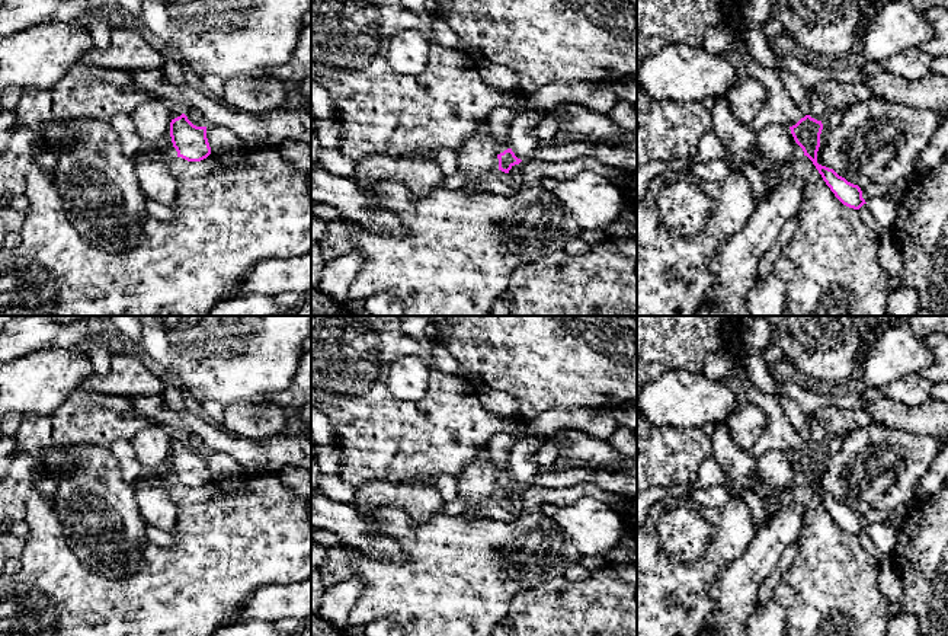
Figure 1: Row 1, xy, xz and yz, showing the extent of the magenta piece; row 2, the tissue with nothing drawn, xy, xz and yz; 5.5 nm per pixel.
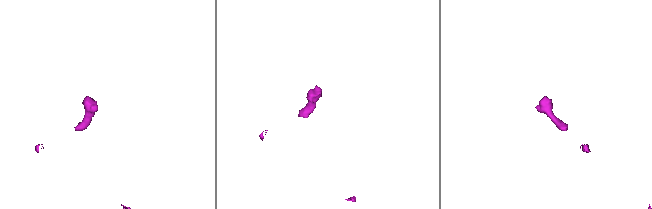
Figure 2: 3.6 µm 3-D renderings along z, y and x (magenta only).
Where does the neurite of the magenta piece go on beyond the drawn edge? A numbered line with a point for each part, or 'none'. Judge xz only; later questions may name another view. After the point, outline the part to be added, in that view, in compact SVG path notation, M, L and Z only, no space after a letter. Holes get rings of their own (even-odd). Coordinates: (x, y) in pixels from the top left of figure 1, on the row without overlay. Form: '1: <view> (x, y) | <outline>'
1: xz (500, 447) | M507 432L497 434L490 440L487 447L497 480L510 474L509 457L513 453L516 442L518 440Z

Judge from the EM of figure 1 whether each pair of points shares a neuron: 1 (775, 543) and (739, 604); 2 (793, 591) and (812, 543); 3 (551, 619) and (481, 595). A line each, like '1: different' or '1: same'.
1: same
2: same
3: different

